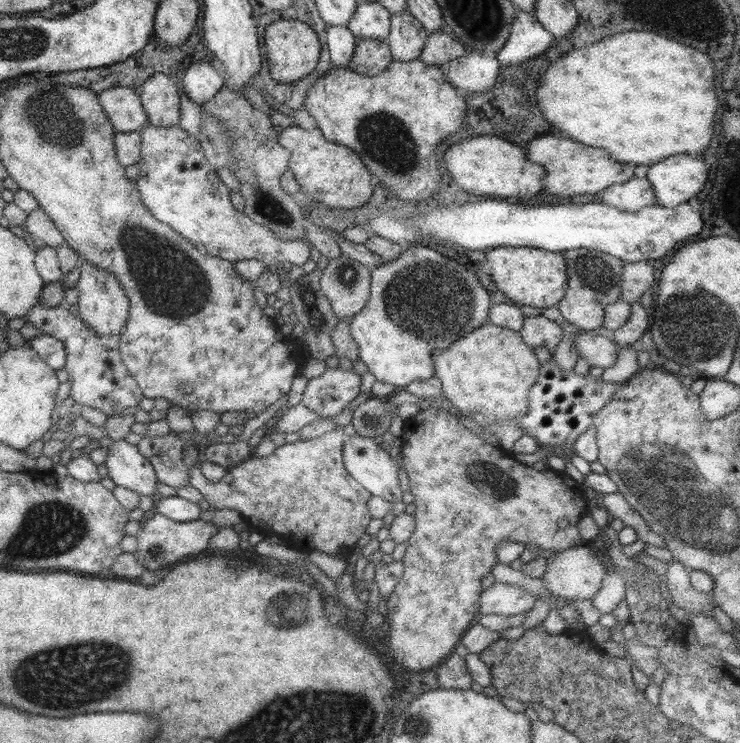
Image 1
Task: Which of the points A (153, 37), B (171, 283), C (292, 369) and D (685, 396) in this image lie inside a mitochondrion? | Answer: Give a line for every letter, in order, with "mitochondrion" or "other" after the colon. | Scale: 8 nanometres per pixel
A: other
B: mitochondrion
C: other
D: other

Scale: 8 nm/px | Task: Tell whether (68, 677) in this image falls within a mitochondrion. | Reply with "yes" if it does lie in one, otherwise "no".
yes

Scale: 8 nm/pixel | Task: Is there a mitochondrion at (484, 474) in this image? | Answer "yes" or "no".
yes

